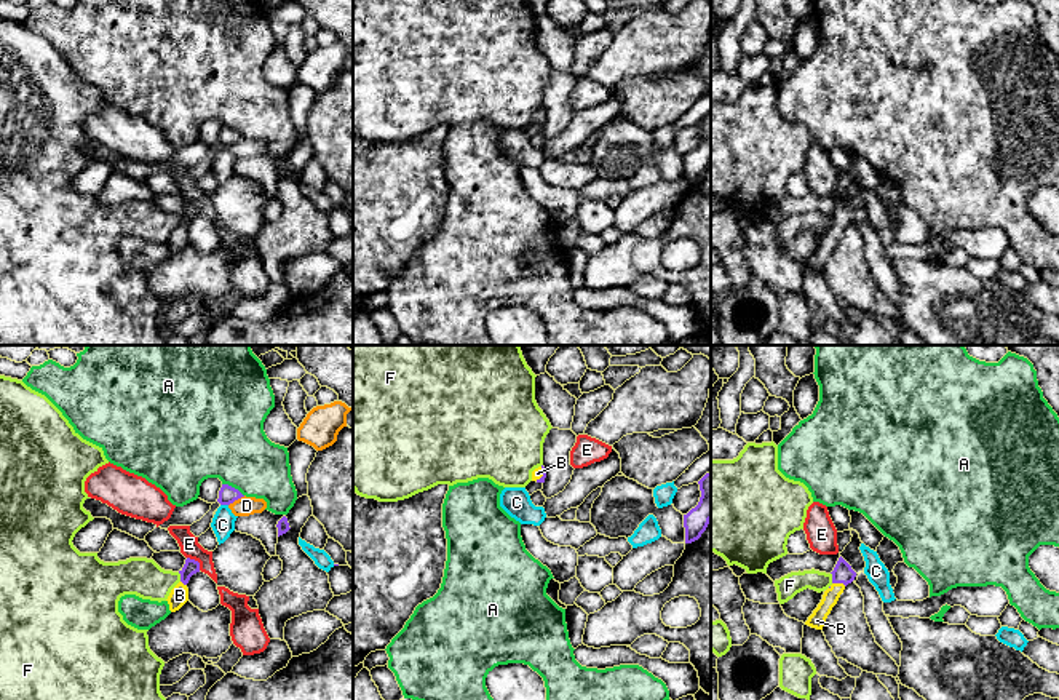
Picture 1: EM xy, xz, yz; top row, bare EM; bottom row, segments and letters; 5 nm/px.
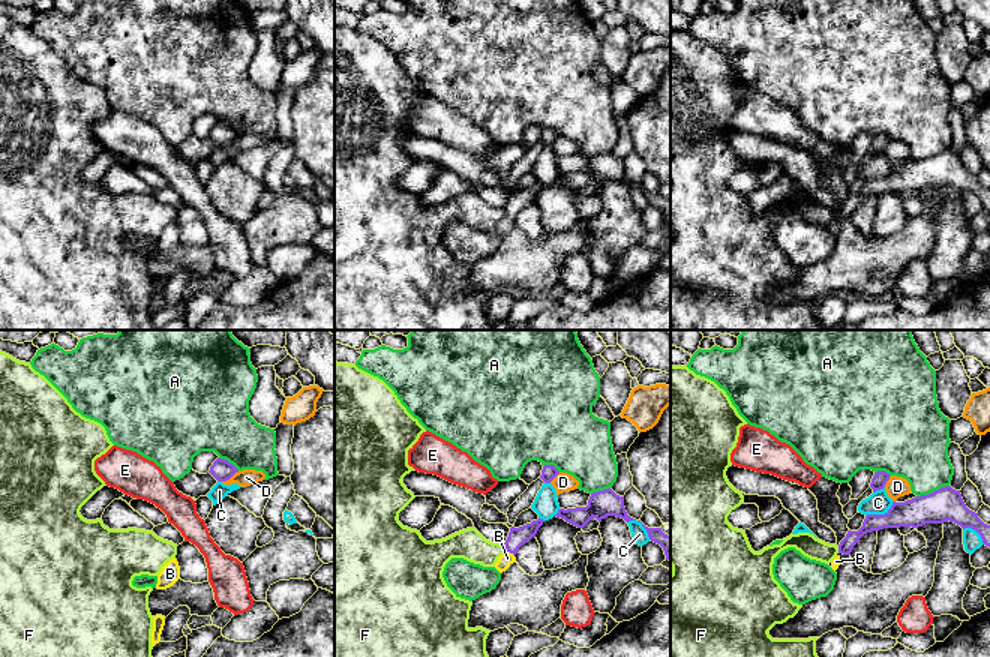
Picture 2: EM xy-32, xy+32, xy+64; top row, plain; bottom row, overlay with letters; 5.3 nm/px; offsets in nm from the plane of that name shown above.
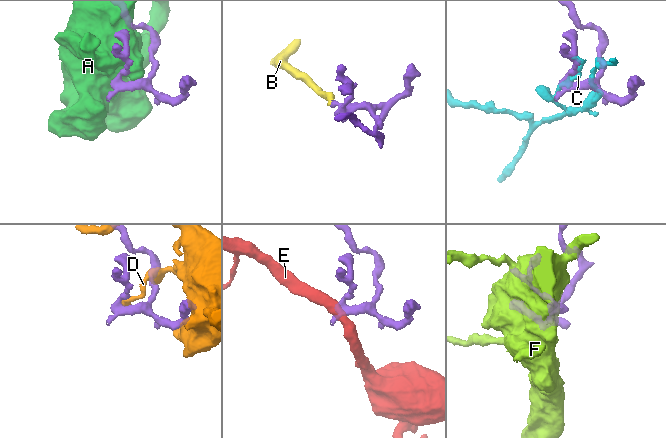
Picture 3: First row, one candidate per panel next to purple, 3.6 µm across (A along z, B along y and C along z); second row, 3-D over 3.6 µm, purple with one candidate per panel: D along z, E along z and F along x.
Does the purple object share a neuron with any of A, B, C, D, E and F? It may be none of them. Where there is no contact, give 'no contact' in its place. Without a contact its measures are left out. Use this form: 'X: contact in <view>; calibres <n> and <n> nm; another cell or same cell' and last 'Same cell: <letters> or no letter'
A: contact in xy; calibres 90 and 400 nm; another cell
B: contact in yz; calibres 100 and 80 nm; same cell
C: contact in xy; calibres 90 and 120 nm; another cell
D: contact in xy; calibres 90 and 100 nm; another cell
E: contact in xy; calibres 70 and 100 nm; another cell
F: contact in yz; calibres 100 and 110 nm; another cell
Same cell: B

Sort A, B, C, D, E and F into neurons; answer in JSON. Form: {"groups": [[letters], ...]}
{"groups": [["A"], ["B"], ["C"], ["D"], ["E"], ["F"]]}

